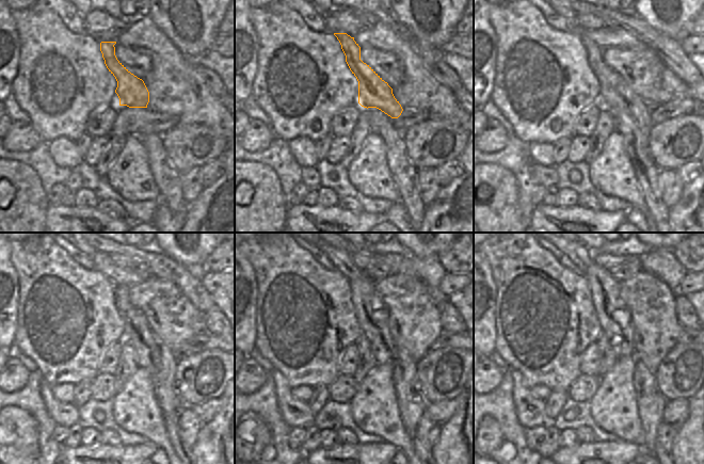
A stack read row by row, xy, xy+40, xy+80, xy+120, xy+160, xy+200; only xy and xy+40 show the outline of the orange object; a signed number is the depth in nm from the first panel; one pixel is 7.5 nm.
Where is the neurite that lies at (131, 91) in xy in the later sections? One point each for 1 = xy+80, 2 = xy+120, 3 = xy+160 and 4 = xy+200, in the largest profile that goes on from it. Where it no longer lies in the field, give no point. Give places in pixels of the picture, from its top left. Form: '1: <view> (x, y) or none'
1: xy+80 (613, 91)
2: xy+120 (165, 361)
3: xy+160 (412, 405)
4: xy+200 (651, 403)

